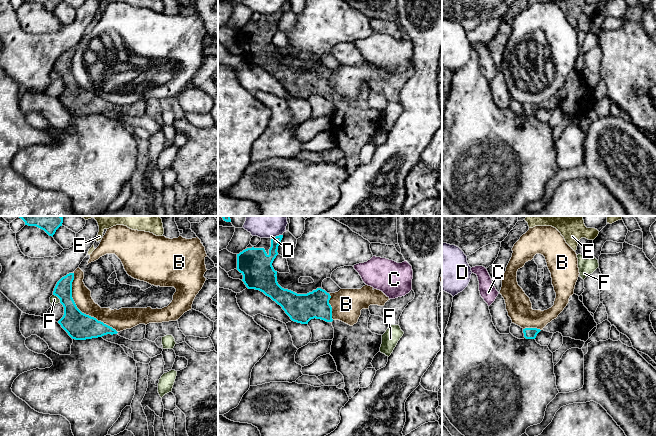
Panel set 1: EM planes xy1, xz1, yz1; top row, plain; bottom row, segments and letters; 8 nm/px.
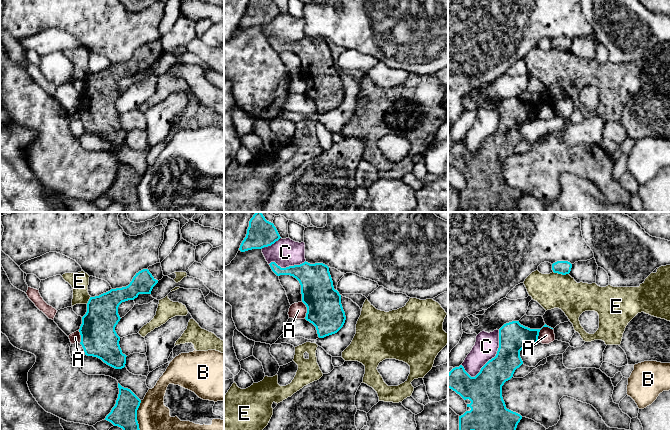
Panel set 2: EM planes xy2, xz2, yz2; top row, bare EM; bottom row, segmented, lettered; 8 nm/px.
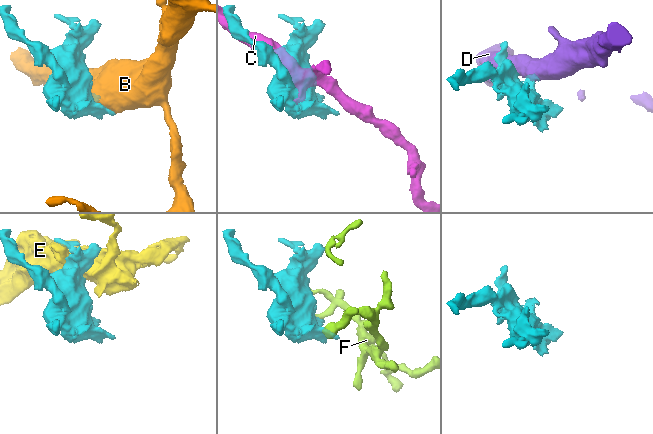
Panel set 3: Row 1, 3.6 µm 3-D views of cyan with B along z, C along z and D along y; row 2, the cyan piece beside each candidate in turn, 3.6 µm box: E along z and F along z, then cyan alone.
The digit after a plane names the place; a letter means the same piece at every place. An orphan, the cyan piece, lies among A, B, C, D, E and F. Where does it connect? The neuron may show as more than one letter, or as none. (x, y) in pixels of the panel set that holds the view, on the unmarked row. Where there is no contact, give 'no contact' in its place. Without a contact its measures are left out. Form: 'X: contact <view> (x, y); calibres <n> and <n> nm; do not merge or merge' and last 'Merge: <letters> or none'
A: contact yz2 (540, 105); calibres 240 and 130 nm; do not merge
B: contact xy1 (79, 86); calibres 220 and 150 nm; do not merge
C: contact yz2 (496, 131); calibres 240 and 190 nm; do not merge
D: contact xz1 (276, 12); calibres 200 and 110 nm; do not merge
E: contact yz2 (561, 49); calibres 110 and 280 nm; do not merge
F: contact xy1 (58, 73); calibres 200 and 70 nm; do not merge
Merge: none

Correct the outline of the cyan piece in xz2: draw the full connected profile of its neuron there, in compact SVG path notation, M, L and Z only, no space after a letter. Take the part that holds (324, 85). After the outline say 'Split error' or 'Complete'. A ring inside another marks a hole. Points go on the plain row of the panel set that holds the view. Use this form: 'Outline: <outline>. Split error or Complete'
Outline: M275 38L270 43L277 51L290 51L301 61L302 78L307 83L305 95L312 99L319 114L337 109L344 101L346 92L341 71L334 65L329 43L323 39L281 44Z. Complete

